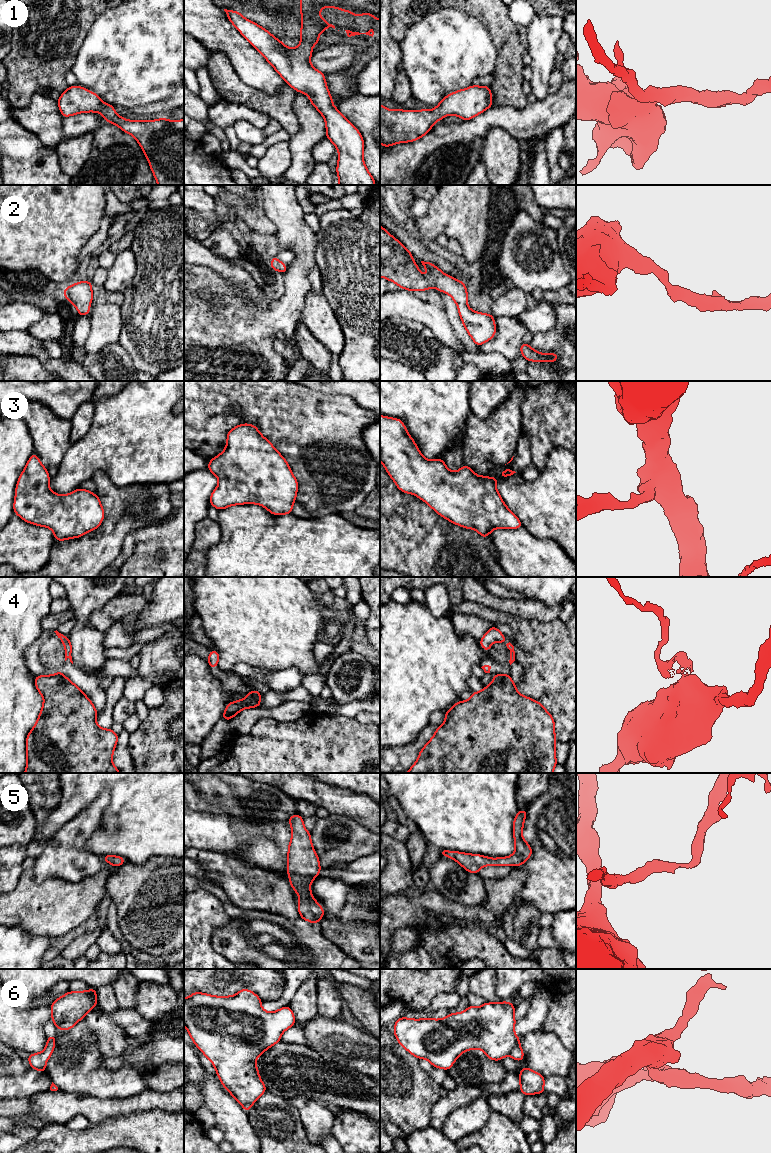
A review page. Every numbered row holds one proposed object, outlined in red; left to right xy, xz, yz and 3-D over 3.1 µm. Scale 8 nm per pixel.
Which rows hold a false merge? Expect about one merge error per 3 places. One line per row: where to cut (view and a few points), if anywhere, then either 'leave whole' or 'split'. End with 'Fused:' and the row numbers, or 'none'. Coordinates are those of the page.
1: cut none; leave whole
2: cut none; leave whole
3: cut none; leave whole
4: cut xy (58, 672), (61, 674); split
5: cut none; leave whole
6: cut yz (517, 1037), (517, 1043), (509, 1054); split
Fused: 4, 6

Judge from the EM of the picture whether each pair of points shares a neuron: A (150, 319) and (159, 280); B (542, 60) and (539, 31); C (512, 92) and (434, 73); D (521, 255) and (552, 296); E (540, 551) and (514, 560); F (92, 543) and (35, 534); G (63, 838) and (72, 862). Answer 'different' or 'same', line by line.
A: same
B: same
C: different
D: different
E: same
F: different
G: same

